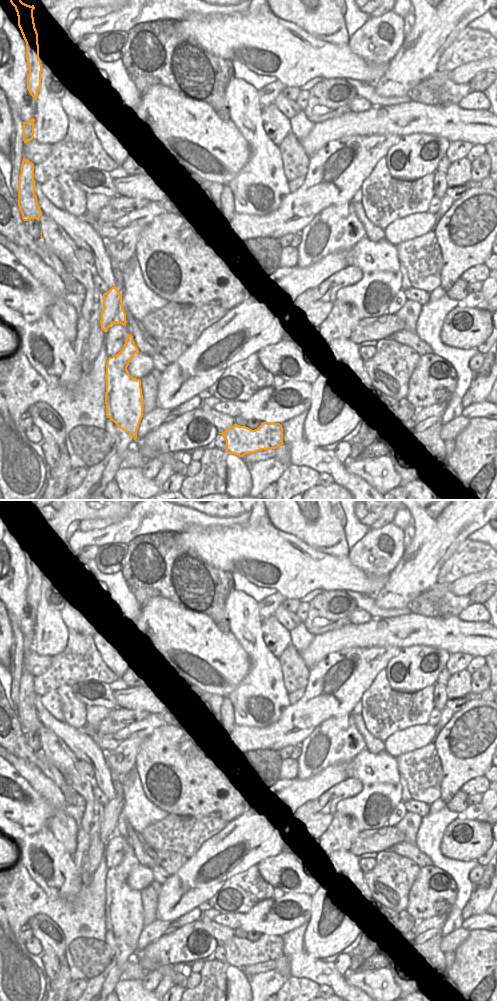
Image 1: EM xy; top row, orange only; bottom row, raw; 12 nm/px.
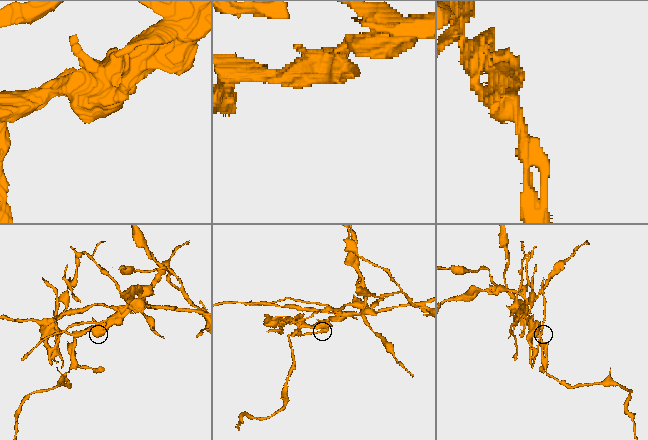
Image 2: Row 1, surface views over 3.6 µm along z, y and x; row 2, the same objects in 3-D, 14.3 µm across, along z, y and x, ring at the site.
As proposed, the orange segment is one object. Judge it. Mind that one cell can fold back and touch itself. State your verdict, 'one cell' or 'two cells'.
two cells

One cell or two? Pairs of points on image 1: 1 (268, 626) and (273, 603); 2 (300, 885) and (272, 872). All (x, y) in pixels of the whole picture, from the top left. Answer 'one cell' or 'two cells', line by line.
1: two cells
2: one cell

